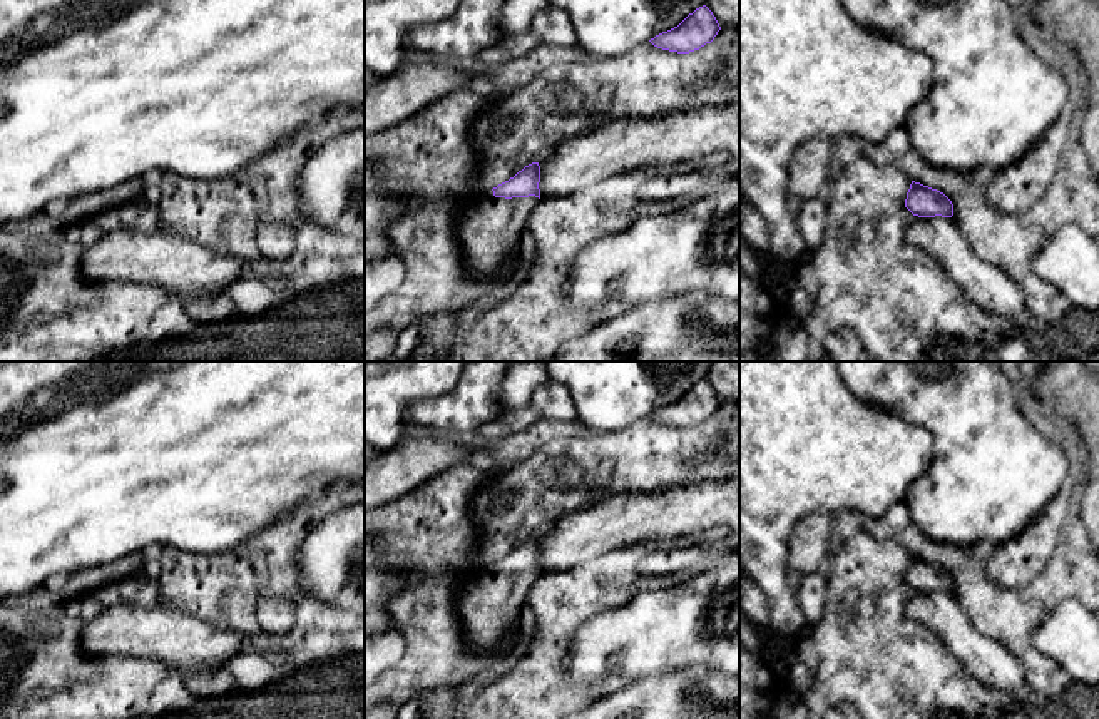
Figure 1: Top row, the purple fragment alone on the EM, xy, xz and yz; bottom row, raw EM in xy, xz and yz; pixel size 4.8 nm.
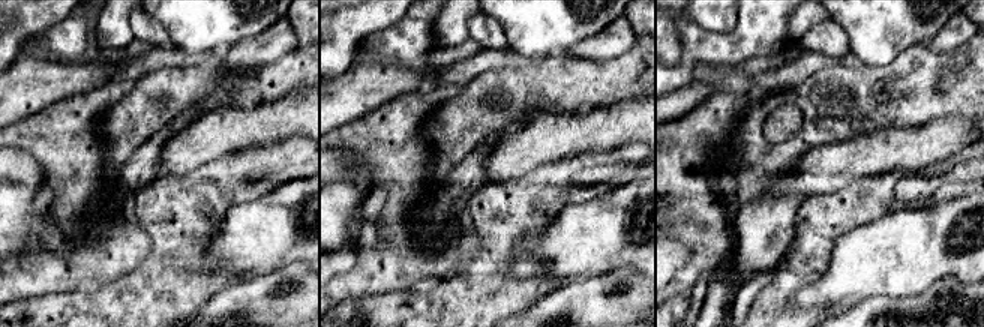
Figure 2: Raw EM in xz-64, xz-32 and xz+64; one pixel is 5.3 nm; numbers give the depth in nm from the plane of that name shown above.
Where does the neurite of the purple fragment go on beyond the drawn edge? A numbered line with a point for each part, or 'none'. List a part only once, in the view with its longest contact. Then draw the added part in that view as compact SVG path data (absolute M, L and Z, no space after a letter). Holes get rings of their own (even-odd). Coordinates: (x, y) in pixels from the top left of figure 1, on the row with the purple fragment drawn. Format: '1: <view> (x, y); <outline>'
1: xz (489, 231); M480 197L458 219L455 234L467 271L487 279L519 254L520 234L539 197Z

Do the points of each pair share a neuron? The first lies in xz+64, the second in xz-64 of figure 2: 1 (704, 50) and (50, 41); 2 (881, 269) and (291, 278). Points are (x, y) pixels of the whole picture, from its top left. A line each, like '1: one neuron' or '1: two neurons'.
1: one neuron
2: two neurons

